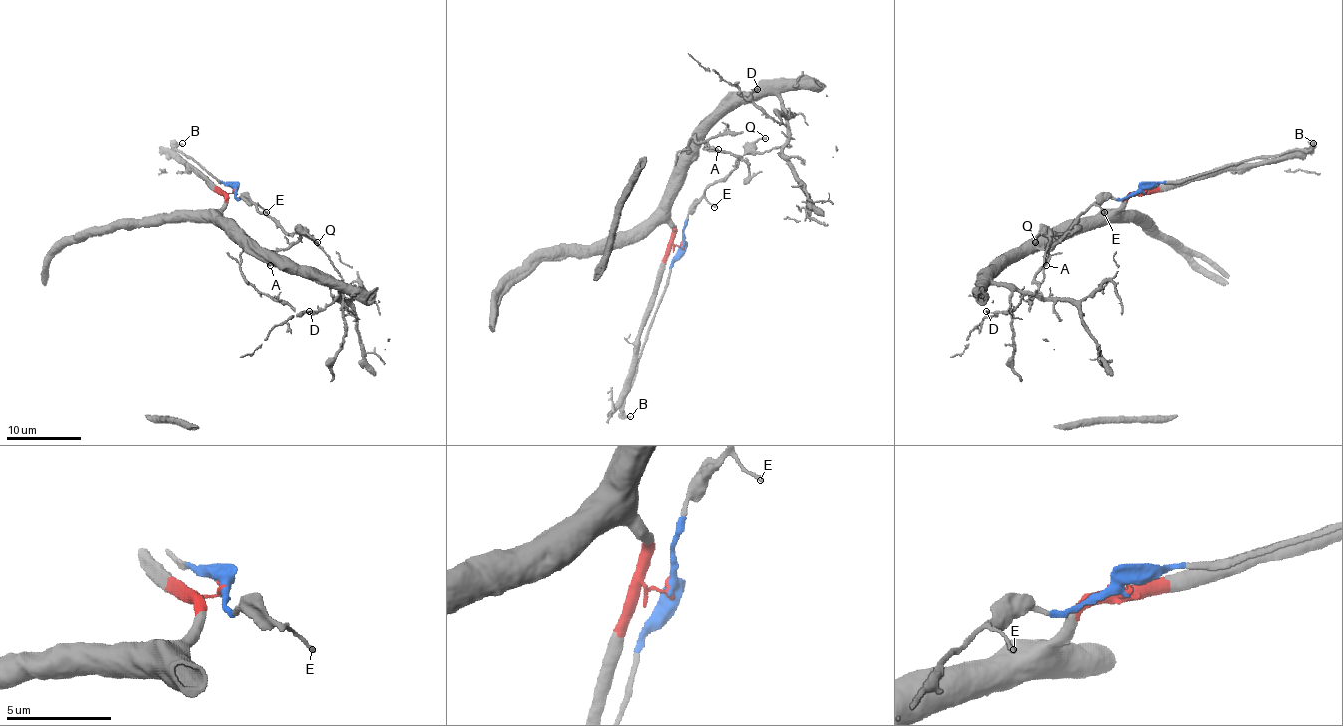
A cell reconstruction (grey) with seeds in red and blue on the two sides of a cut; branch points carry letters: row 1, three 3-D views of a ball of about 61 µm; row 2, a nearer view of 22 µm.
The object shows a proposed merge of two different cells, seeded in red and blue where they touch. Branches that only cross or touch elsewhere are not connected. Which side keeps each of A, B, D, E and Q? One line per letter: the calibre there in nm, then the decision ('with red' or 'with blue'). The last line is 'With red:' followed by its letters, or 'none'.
A: 110 nm thick; with red
B: 320 nm thick; with blue
D: 180 nm thick; with red
E: 140 nm thick; with blue
Q: 240 nm thick; with blue
With red: A, D

